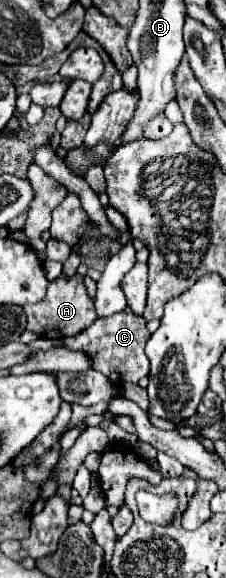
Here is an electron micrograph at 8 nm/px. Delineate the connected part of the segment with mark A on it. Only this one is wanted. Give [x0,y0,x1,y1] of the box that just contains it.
[23,274,97,338]

